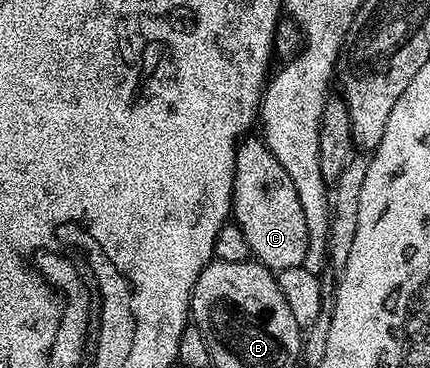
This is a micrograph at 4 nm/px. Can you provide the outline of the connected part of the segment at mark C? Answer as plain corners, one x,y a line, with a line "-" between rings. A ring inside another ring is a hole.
255,135
248,136
240,141
235,150
235,182
231,192
231,217
233,218
233,224
241,227
241,231
245,235
245,243
249,243
251,248
251,257
258,261
259,264
265,266
266,269
278,271
303,264
305,251
309,247
309,231
305,231
305,211
301,211
301,199
297,199
297,190
293,187
293,179
289,179
289,171
285,171
285,167
281,167
281,163
277,163
277,159
269,151
266,141

